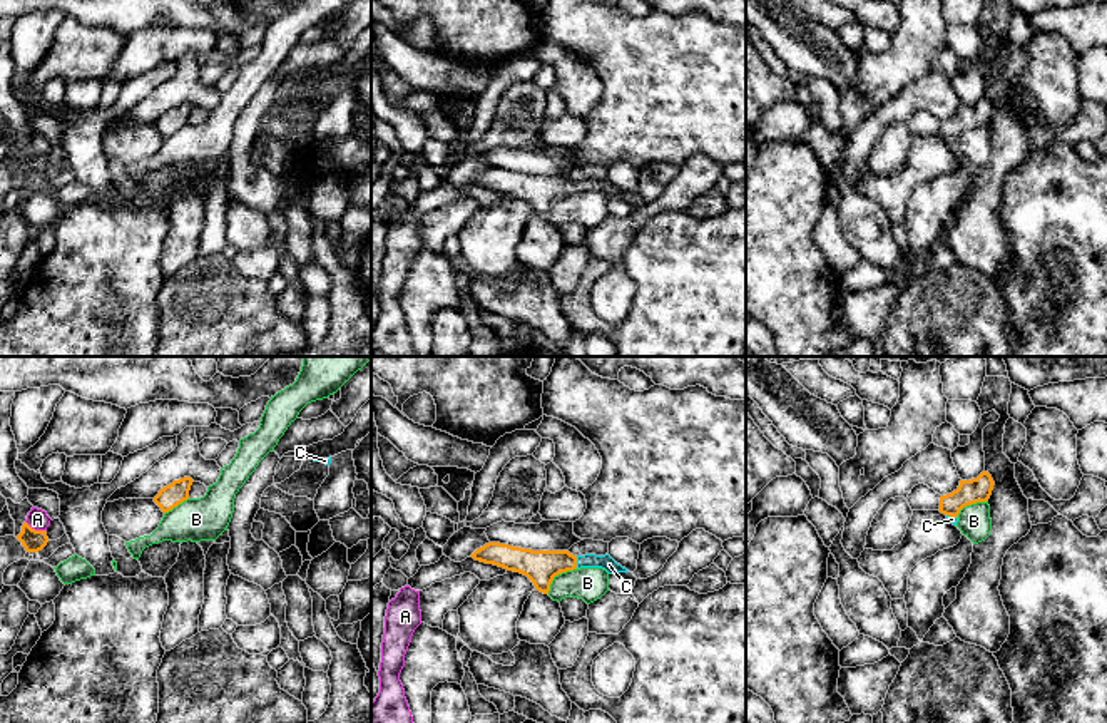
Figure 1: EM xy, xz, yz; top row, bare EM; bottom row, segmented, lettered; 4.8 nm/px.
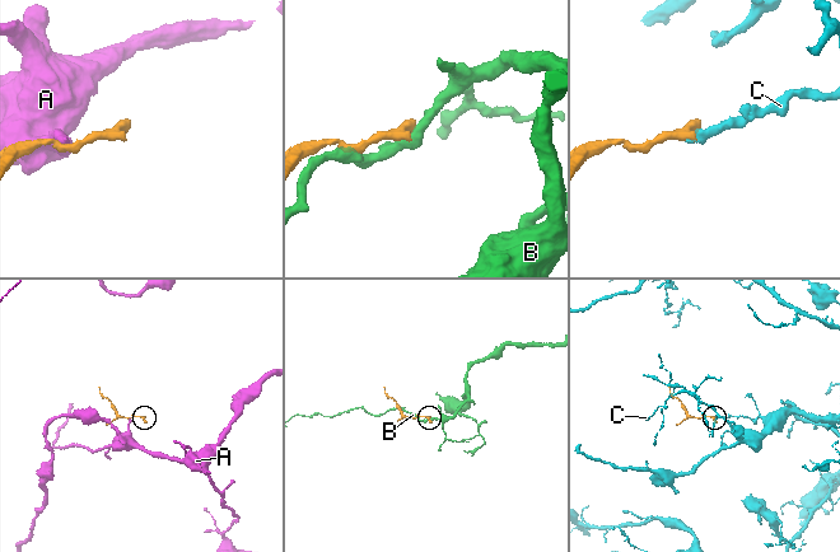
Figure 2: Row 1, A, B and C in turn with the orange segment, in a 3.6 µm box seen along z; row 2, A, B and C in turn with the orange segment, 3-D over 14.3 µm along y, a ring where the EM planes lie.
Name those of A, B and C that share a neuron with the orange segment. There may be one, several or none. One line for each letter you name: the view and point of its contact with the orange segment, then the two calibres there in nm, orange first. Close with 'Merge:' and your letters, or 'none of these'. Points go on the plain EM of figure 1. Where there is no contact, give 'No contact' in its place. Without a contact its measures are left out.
C: Touches orange at xz (576, 188). Thickness 160 nm (orange) against 70 nm
Merge: C

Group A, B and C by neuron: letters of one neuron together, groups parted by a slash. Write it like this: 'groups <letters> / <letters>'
groups A / B / C

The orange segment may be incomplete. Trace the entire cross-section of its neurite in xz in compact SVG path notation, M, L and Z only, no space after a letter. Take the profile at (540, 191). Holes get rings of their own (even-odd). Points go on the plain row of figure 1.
M500 167L485 169L470 182L485 189L503 192L507 196L520 197L527 201L533 208L535 214L543 219L548 219L554 203L567 196L580 192L602 192L609 199L629 197L609 179L574 181L569 176L532 176Z

